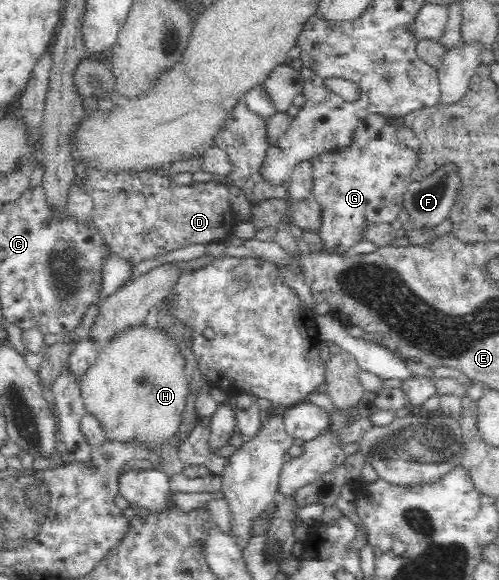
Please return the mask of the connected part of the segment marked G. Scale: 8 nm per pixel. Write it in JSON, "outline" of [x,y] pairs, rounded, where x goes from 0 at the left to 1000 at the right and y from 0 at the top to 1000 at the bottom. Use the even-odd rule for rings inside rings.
{"outline":[[[739,197],[721,205],[715,221],[703,231],[697,252],[671,257],[621,279],[625,303],[625,336],[645,359],[645,391],[637,400],[653,431],[663,438],[701,438],[705,426],[719,417],[723,397],[731,386],[752,383],[784,384],[808,362],[808,334],[824,317],[824,297],[836,288],[838,267],[800,245],[786,203],[768,197]]]}

